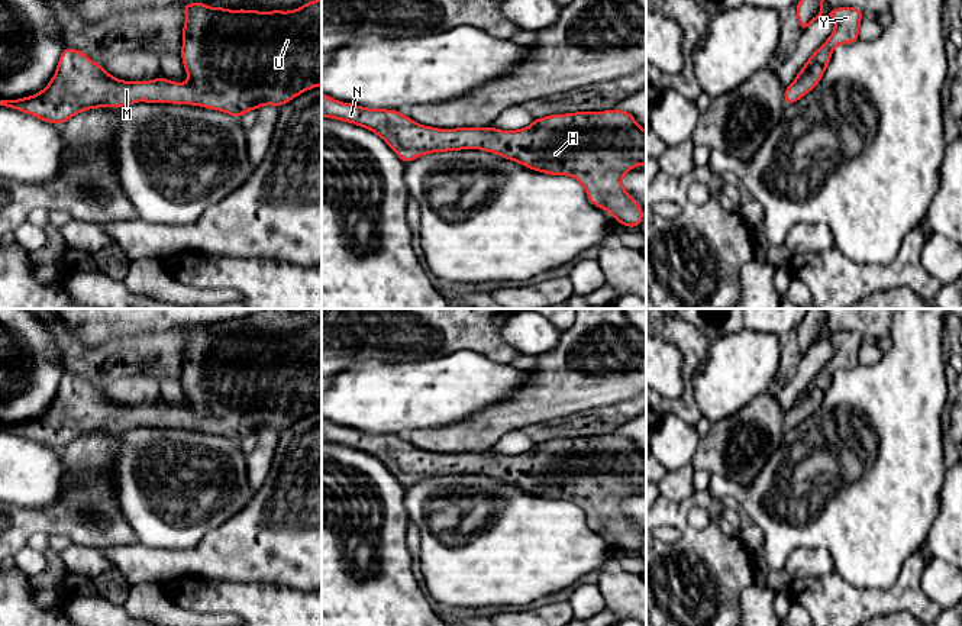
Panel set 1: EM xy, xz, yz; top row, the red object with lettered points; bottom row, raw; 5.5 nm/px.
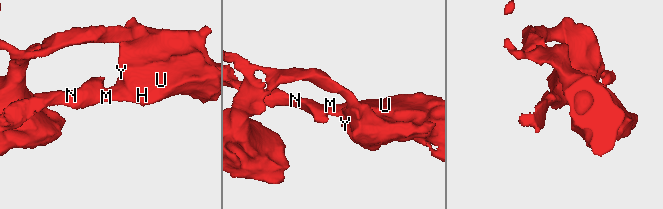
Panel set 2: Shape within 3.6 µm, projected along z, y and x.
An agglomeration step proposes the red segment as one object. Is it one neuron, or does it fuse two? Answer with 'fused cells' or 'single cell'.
single cell

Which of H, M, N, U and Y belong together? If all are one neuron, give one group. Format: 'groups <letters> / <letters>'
groups H M N U Y

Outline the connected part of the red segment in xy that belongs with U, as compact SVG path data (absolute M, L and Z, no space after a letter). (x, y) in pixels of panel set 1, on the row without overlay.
M322 322L290 336L280 336L277 332L267 338L245 333L227 335L217 330L210 333L206 327L198 326L181 329L181 332L185 336L181 384L190 403L188 407L177 409L162 400L152 406L117 404L81 375L65 372L51 407L41 417L17 425L0 425L0 430L29 438L54 449L62 449L88 433L125 432L136 426L203 430L239 443L252 433L258 435L264 429L280 432L303 416L322 410Z

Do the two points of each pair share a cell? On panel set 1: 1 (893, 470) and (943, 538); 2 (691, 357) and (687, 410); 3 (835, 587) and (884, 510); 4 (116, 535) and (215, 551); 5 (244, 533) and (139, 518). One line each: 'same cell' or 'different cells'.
1: different cells
2: same cell
3: different cells
4: different cells
5: different cells

